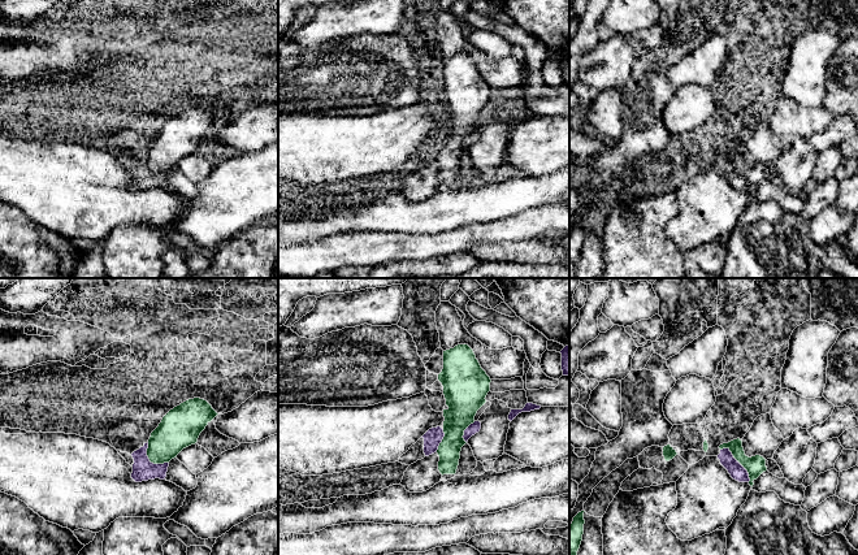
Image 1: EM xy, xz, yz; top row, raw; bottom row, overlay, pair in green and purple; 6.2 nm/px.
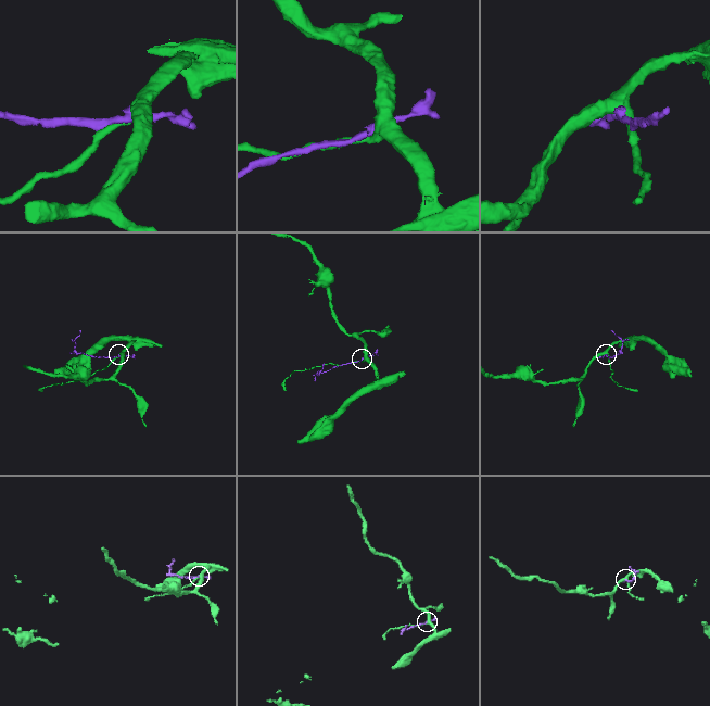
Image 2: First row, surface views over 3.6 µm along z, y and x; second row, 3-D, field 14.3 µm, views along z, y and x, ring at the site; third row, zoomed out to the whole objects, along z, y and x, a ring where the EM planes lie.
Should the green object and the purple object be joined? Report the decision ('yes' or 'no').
no

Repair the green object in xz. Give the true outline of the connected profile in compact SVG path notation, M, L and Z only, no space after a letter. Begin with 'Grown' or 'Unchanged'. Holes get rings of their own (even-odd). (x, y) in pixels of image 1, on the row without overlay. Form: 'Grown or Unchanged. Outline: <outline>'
Unchanged. Outline: M458 53L443 60L443 78L438 83L443 95L447 118L443 118L445 146L438 155L438 179L455 183L462 156L467 152L464 139L474 131L477 120L486 112L490 86L481 77L468 53Z

